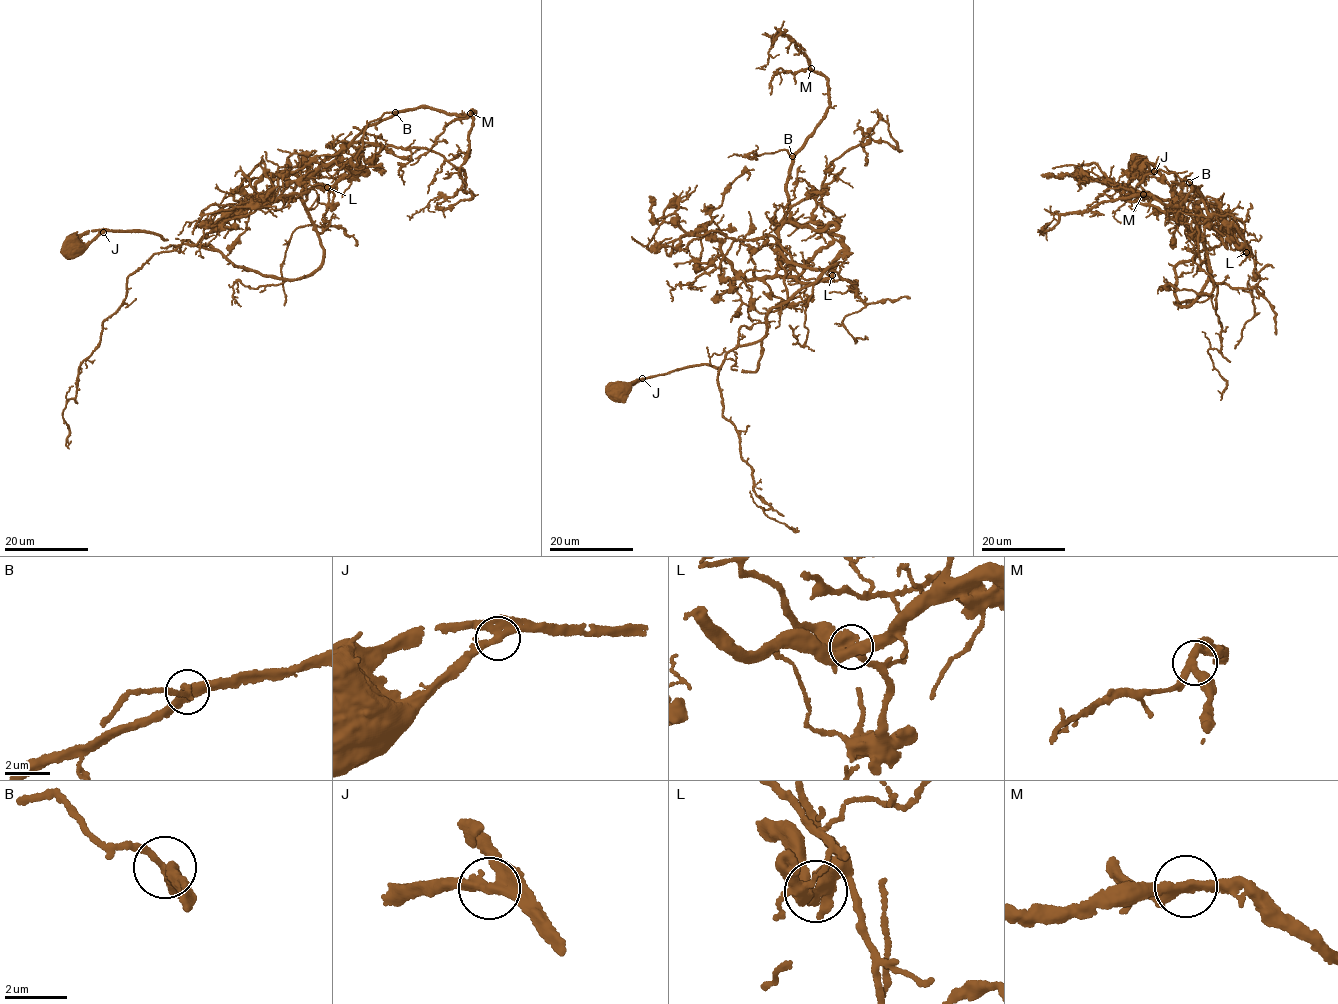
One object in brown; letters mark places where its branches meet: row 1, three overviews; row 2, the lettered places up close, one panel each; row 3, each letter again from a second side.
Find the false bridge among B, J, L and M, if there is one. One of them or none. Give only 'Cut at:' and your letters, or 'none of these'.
Cut at: none of these

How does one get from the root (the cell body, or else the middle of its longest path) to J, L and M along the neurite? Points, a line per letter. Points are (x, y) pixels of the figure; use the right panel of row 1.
J: (1136, 168), (1141, 175), (1155, 172)
L: (1136, 168), (1188, 212), (1177, 221), (1199, 251), (1175, 267), (1179, 306), (1209, 281), (1255, 286), (1246, 252)
M: (1136, 168), (1188, 212), (1186, 308), (1208, 275), (1201, 194), (1142, 194)

